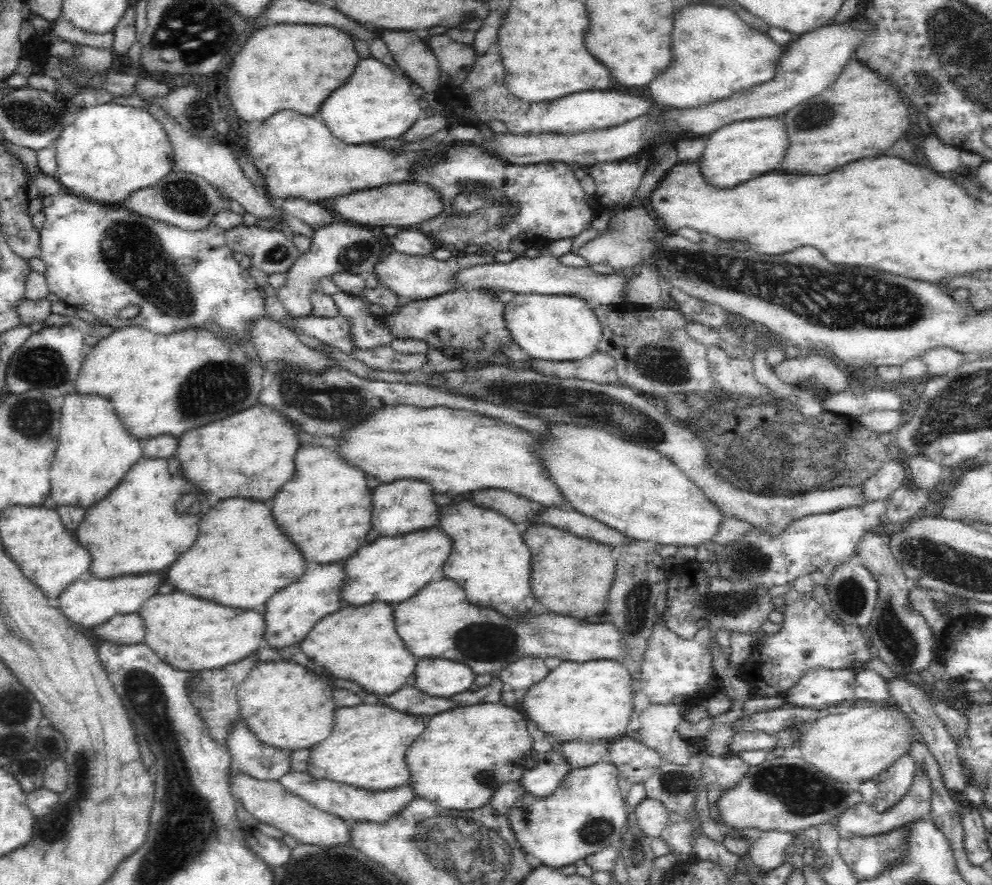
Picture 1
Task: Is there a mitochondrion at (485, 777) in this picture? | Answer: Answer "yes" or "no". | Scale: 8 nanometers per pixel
yes

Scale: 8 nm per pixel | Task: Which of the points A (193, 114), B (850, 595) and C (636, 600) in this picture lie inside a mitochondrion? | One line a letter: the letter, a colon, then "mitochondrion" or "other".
A: mitochondrion
B: mitochondrion
C: mitochondrion

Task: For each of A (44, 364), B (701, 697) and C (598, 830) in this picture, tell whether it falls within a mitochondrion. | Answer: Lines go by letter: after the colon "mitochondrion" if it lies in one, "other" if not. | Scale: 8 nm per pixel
A: mitochondrion
B: other
C: mitochondrion

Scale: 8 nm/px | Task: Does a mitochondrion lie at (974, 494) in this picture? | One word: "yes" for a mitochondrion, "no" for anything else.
no

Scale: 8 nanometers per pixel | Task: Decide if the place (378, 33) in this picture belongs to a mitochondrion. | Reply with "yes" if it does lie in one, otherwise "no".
no

